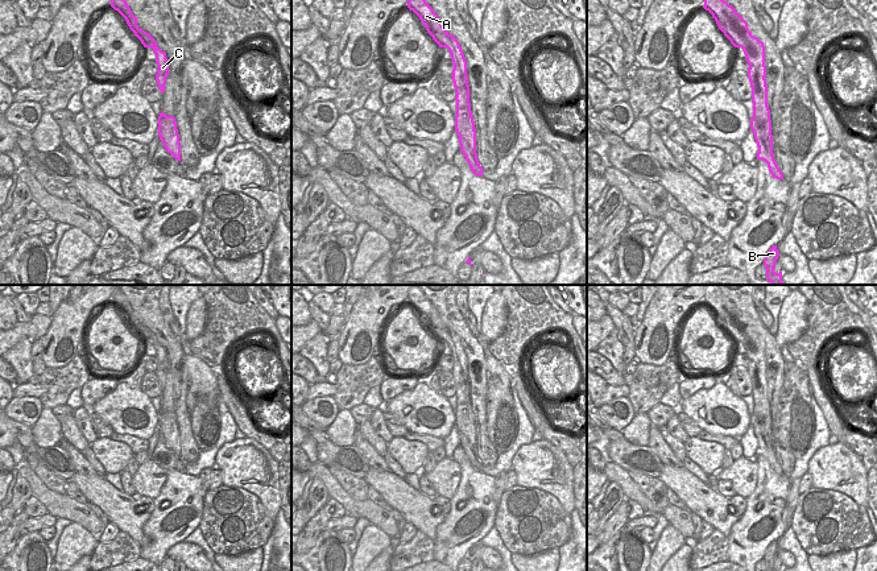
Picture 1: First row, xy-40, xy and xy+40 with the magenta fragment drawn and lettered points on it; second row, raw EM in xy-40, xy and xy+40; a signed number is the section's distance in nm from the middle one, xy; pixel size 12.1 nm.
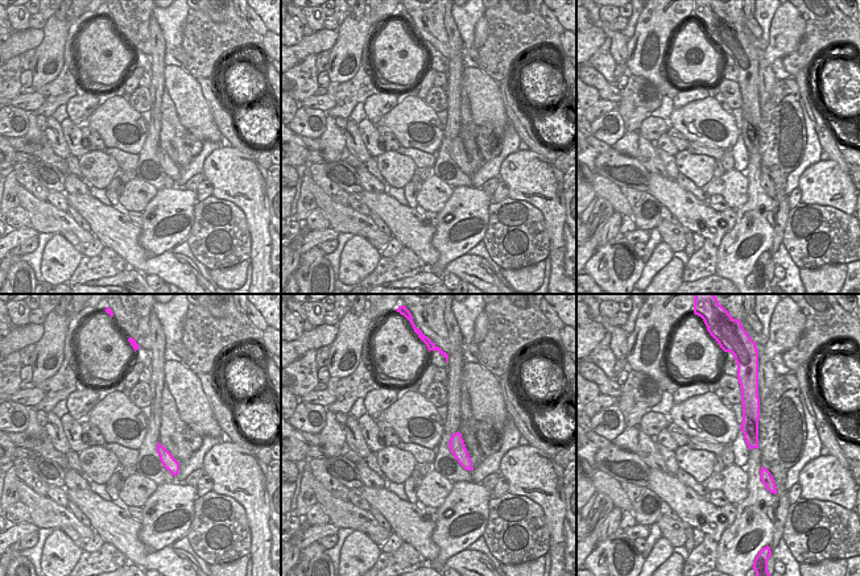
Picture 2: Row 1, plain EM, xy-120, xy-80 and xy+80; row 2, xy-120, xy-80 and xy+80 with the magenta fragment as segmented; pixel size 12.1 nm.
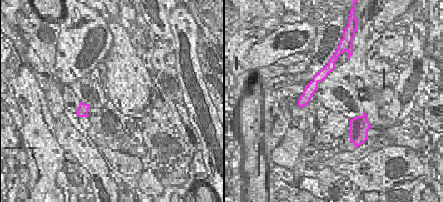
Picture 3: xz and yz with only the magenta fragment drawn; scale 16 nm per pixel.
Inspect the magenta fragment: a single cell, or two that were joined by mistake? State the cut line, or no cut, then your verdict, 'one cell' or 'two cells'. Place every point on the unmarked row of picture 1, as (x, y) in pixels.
xy (472, 445), (476, 470) | two cells

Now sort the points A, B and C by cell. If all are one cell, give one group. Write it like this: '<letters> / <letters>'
A C / B

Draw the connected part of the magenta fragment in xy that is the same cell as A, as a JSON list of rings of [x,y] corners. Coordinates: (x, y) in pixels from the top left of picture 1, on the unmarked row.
[[[413,285],[408,294],[408,303],[419,313],[427,328],[439,343],[447,343],[451,349],[454,360],[451,372],[456,389],[455,427],[459,431],[460,447],[464,450],[472,468],[476,471],[476,459],[472,448],[476,446],[476,426],[471,407],[467,356],[463,346],[459,336],[443,323],[438,310],[417,285]]]

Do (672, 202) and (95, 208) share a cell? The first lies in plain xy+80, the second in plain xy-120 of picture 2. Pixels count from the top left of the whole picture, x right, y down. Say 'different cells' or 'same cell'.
same cell

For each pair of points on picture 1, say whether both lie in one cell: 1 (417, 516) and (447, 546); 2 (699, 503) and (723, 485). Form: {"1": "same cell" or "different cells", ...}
{"1": "different cells", "2": "different cells"}

